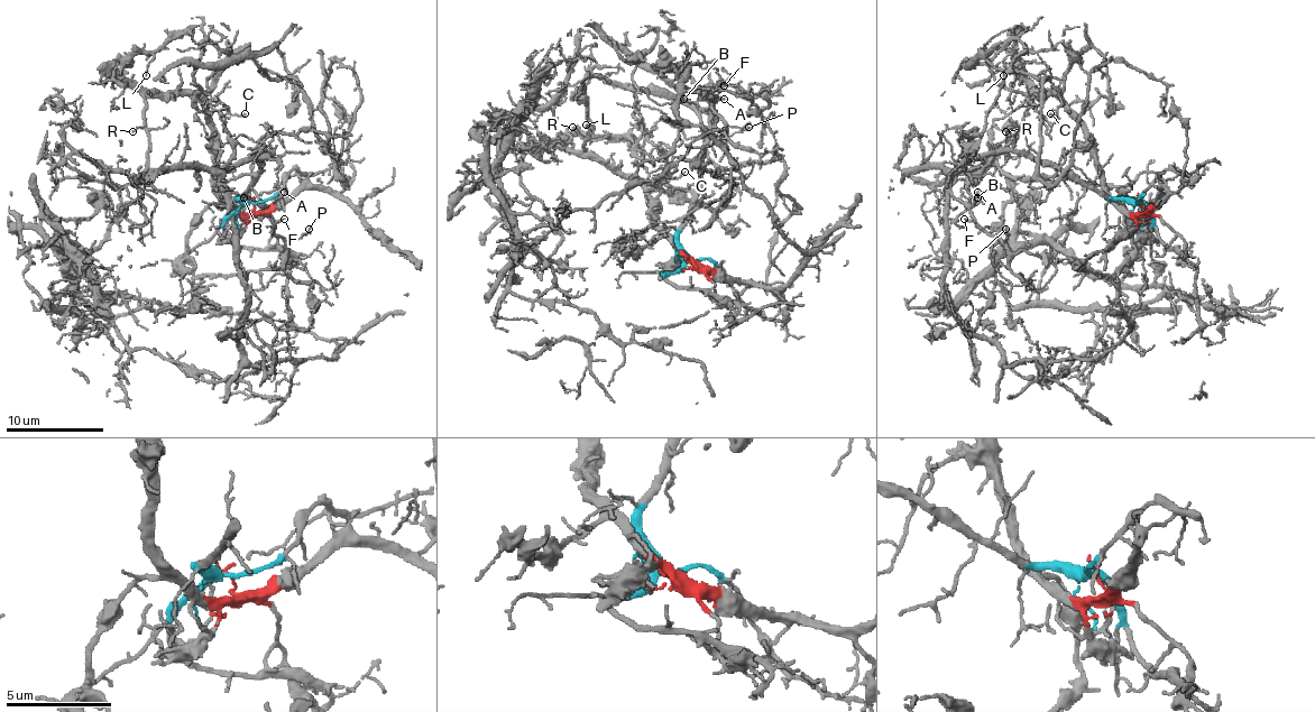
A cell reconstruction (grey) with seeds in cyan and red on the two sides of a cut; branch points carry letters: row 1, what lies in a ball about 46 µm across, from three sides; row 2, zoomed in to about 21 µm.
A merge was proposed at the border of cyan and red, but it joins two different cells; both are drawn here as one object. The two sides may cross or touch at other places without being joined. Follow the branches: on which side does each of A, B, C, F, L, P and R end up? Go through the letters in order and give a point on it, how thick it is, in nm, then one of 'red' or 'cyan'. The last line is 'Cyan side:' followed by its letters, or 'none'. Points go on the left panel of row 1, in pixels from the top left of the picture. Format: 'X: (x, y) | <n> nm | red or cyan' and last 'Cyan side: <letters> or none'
A: (284, 192) | 120 nm | cyan
B: (244, 197) | 130 nm | cyan
C: (245, 113) | 110 nm | red
F: (284, 219) | 110 nm | cyan
L: (146, 75) | 100 nm | red
P: (309, 229) | 70 nm | cyan
R: (132, 131) | 100 nm | red
Cyan side: A, B, F, P

